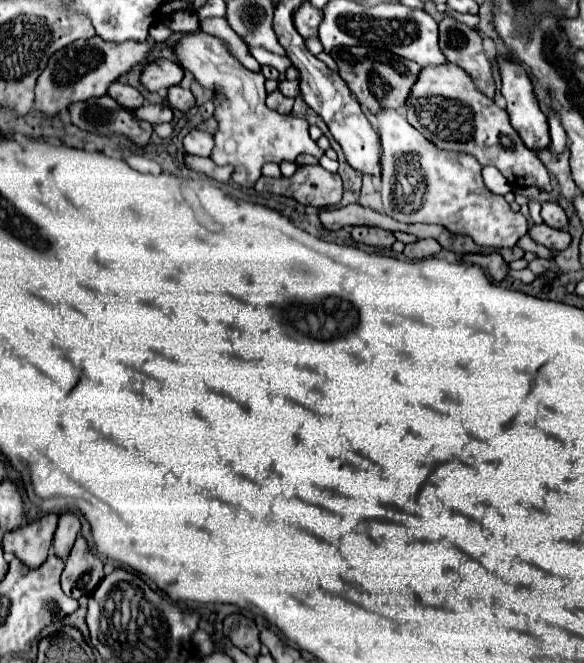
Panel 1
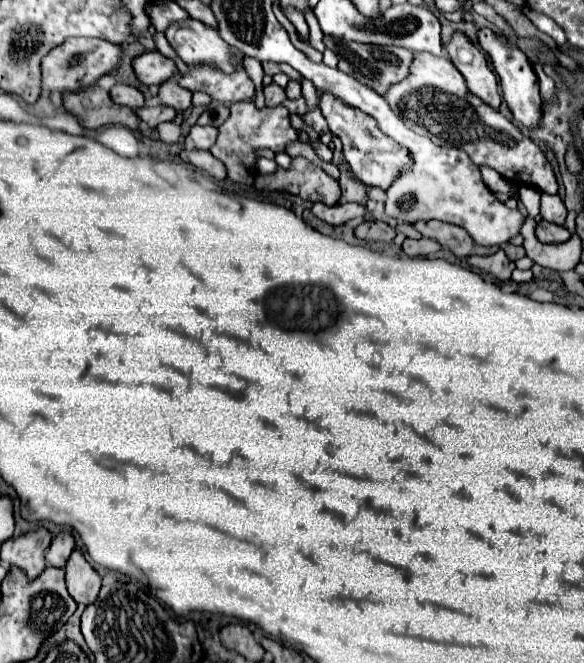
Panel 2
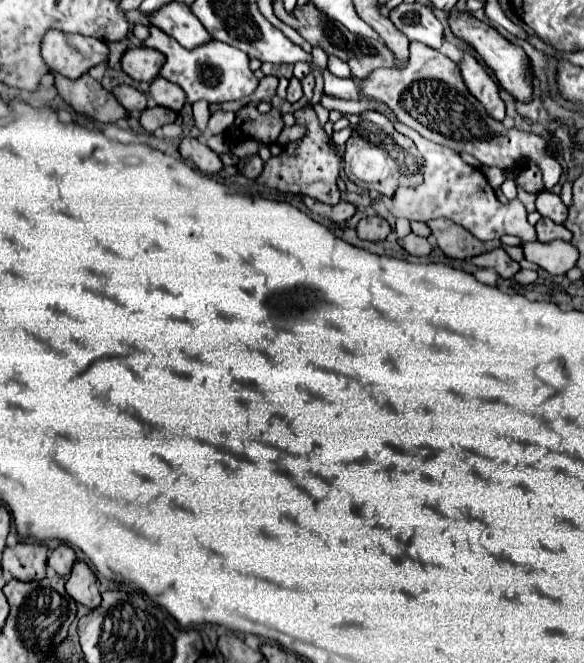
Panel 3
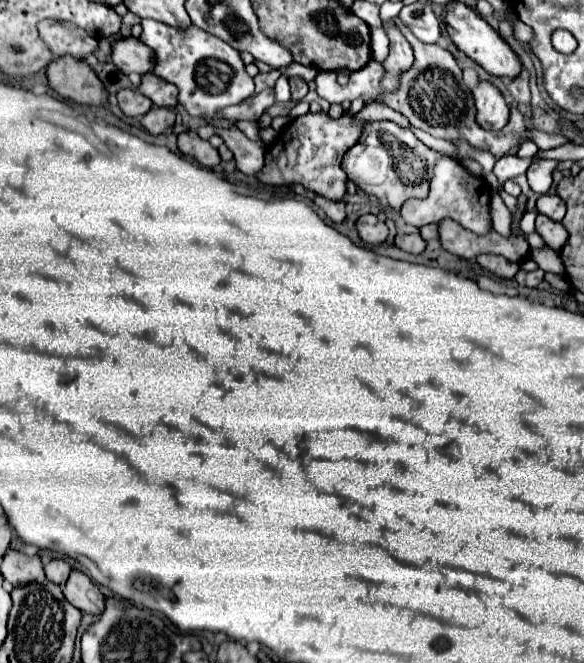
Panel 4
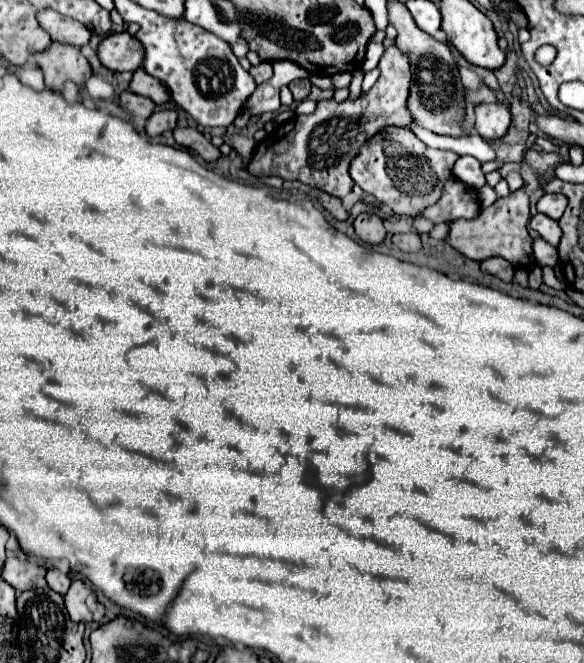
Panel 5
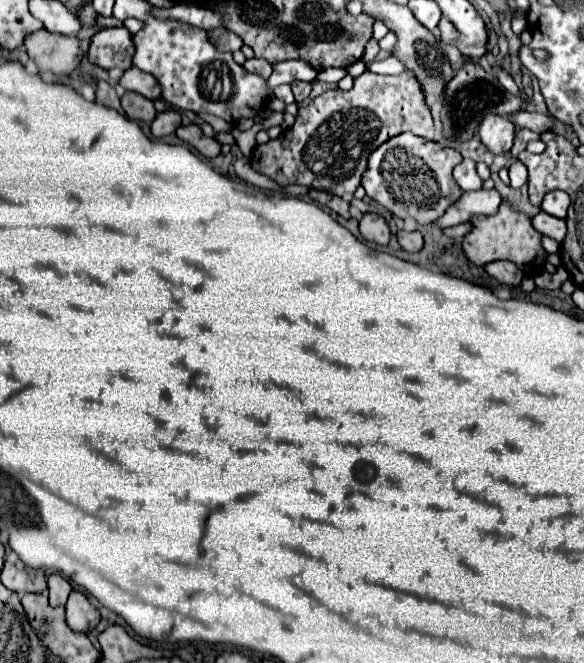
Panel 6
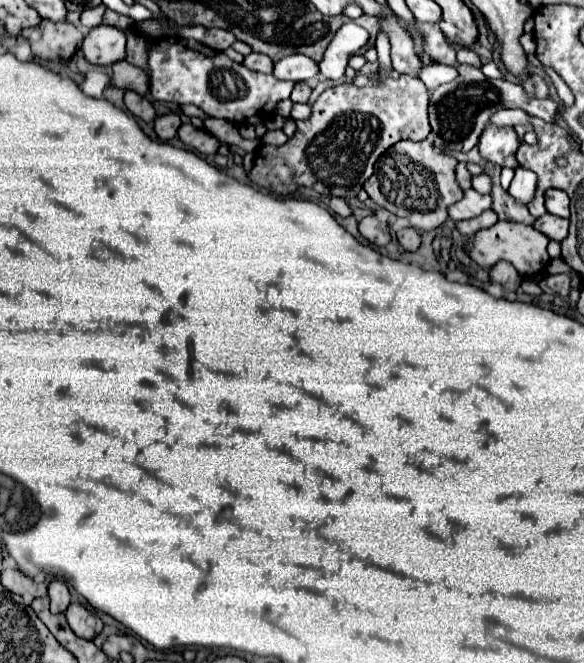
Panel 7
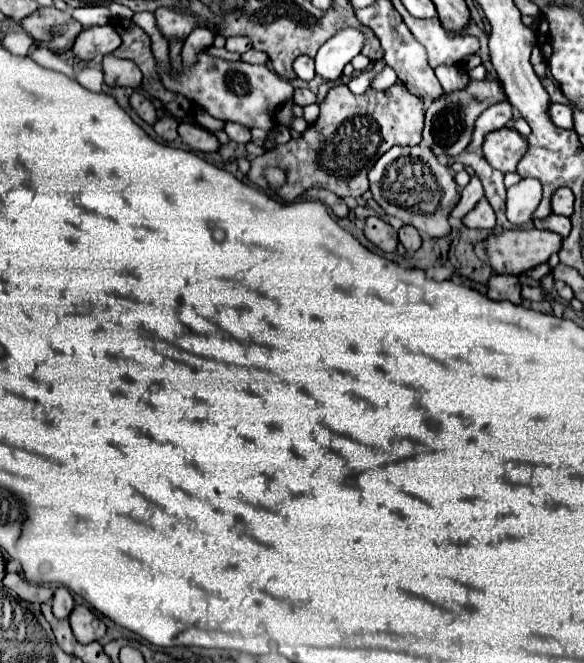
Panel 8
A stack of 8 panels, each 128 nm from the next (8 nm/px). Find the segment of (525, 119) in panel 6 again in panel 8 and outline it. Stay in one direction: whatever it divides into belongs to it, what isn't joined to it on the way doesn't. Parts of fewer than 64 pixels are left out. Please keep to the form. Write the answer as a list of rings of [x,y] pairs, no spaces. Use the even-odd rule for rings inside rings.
[[[498,102],[492,108],[488,108],[474,124],[474,132],[472,132],[472,140],[468,144],[466,152],[476,152],[482,148],[482,140],[488,132],[494,132],[498,128],[502,128],[506,122],[512,120],[512,106],[510,102]]]

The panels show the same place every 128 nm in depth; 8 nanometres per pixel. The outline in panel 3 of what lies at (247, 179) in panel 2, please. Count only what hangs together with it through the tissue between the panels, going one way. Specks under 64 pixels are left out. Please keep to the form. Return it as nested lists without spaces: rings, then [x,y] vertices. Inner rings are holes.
[[[248,104],[238,112],[236,122],[228,128],[228,132],[232,136],[250,136],[272,144],[276,142],[282,128],[282,114],[278,110],[272,108],[268,114],[260,114],[254,104]]]

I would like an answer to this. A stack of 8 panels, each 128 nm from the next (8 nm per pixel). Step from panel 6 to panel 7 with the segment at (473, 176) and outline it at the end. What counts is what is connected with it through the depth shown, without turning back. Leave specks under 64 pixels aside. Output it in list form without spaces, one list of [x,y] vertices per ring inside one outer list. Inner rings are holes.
[[[460,162],[458,168],[456,168],[456,180],[458,180],[458,184],[460,184],[462,190],[468,190],[468,188],[472,186],[472,184],[470,184],[472,174],[466,170],[466,164],[464,164],[464,162]]]

